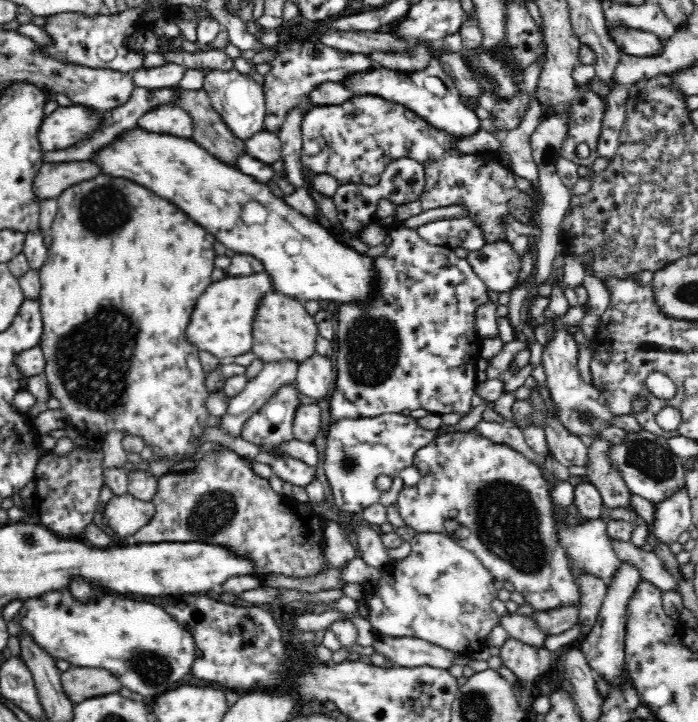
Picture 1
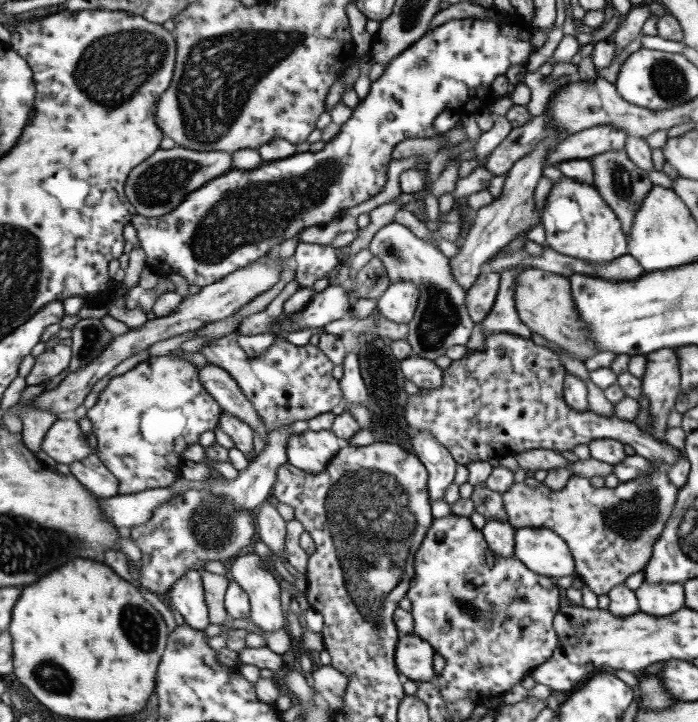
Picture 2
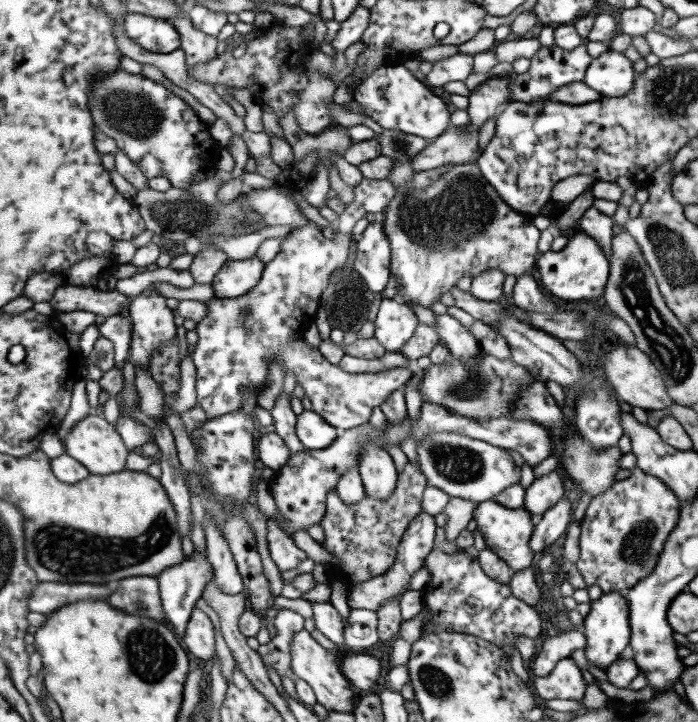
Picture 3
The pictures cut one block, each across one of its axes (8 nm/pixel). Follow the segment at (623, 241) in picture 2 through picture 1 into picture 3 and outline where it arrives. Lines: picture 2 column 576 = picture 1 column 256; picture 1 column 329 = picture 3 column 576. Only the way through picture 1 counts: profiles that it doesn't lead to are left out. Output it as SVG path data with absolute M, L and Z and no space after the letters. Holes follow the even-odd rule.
M571 230L567 236L567 244L561 252L543 254L537 264L541 288L557 296L561 302L597 302L605 294L607 278L609 278L609 258L607 252L599 246L595 238L585 234L583 230Z

